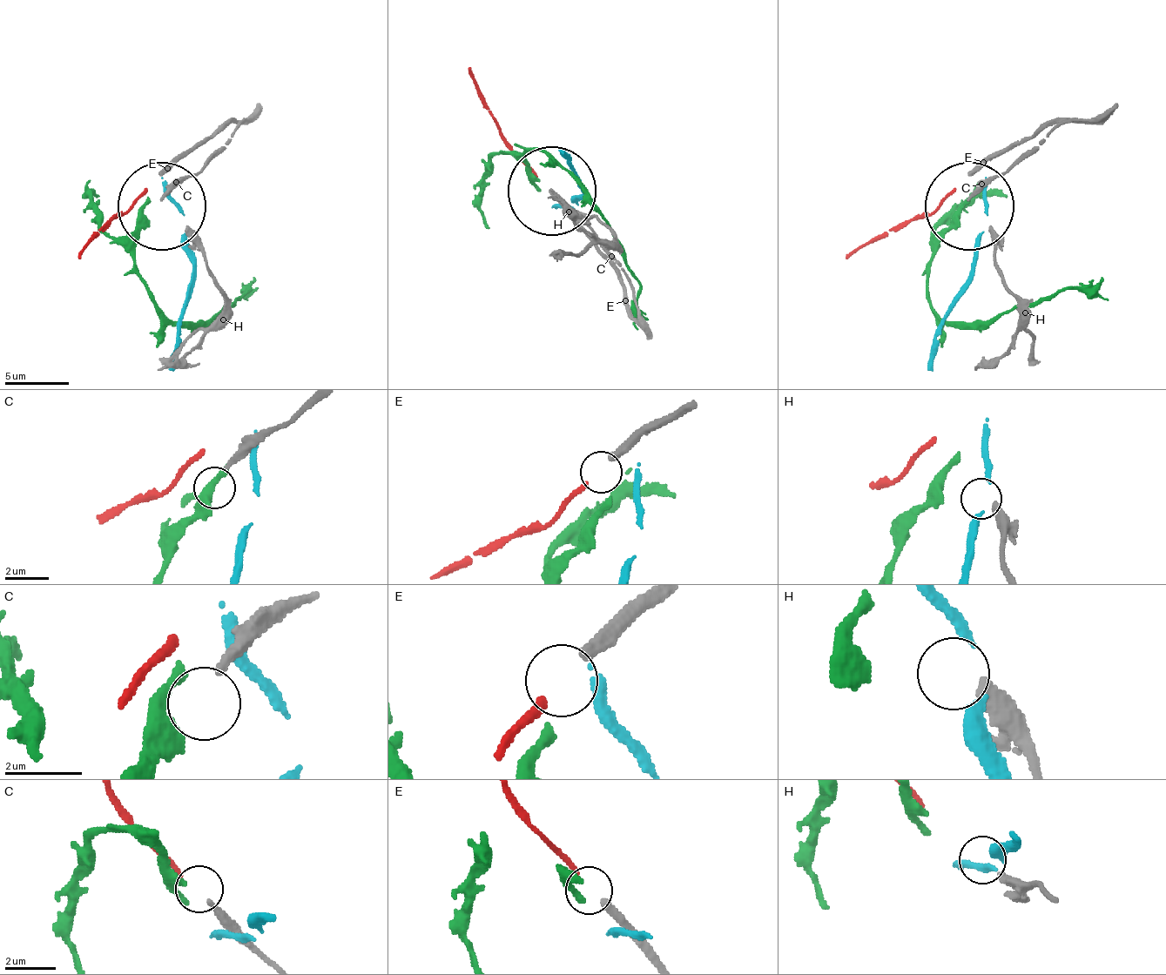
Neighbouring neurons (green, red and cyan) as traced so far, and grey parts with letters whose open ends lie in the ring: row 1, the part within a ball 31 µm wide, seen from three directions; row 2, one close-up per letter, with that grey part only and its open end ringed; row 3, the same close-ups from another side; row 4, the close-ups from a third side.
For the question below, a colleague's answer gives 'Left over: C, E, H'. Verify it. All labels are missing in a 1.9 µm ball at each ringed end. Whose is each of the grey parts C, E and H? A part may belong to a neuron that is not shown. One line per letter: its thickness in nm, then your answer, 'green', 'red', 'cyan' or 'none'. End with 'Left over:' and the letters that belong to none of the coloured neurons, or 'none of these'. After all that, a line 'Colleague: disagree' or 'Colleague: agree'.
C: 220 nm | none
E: 360 nm | none
H: 360 nm | none
Left over: C, E, H
Colleague: agree

